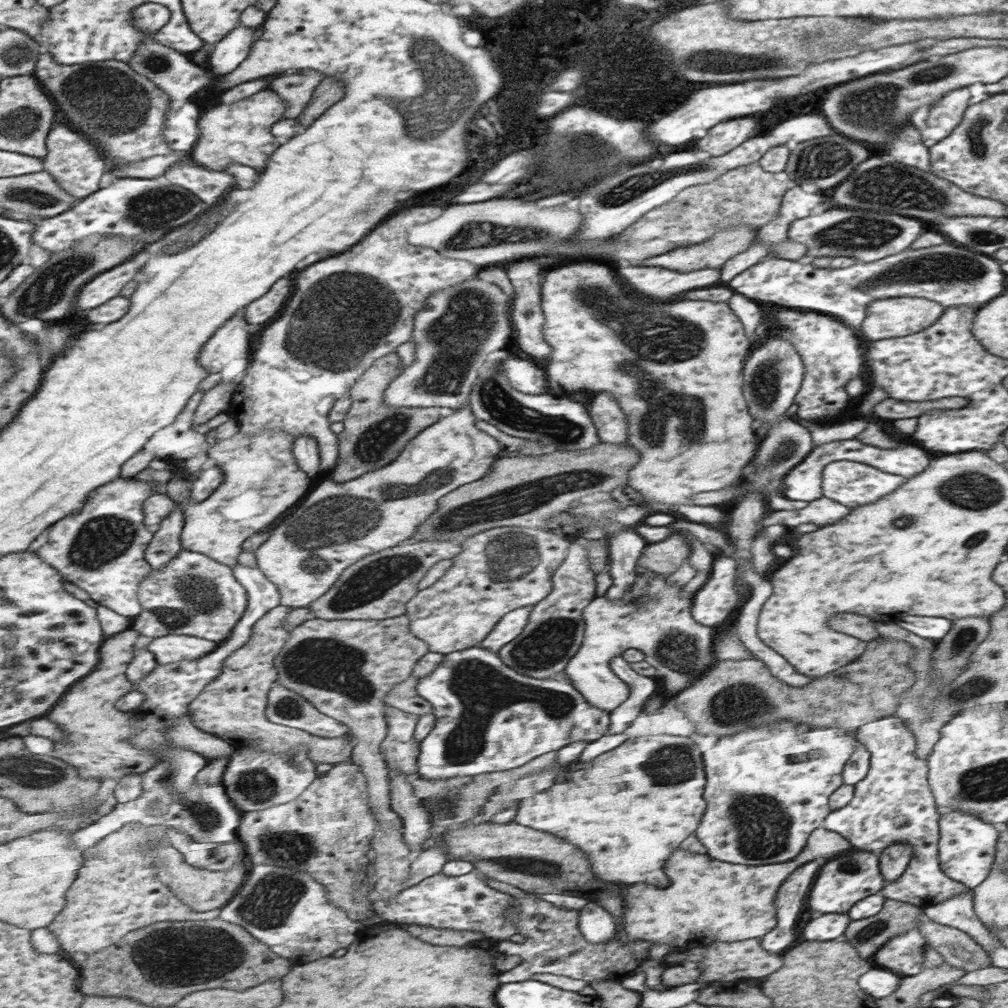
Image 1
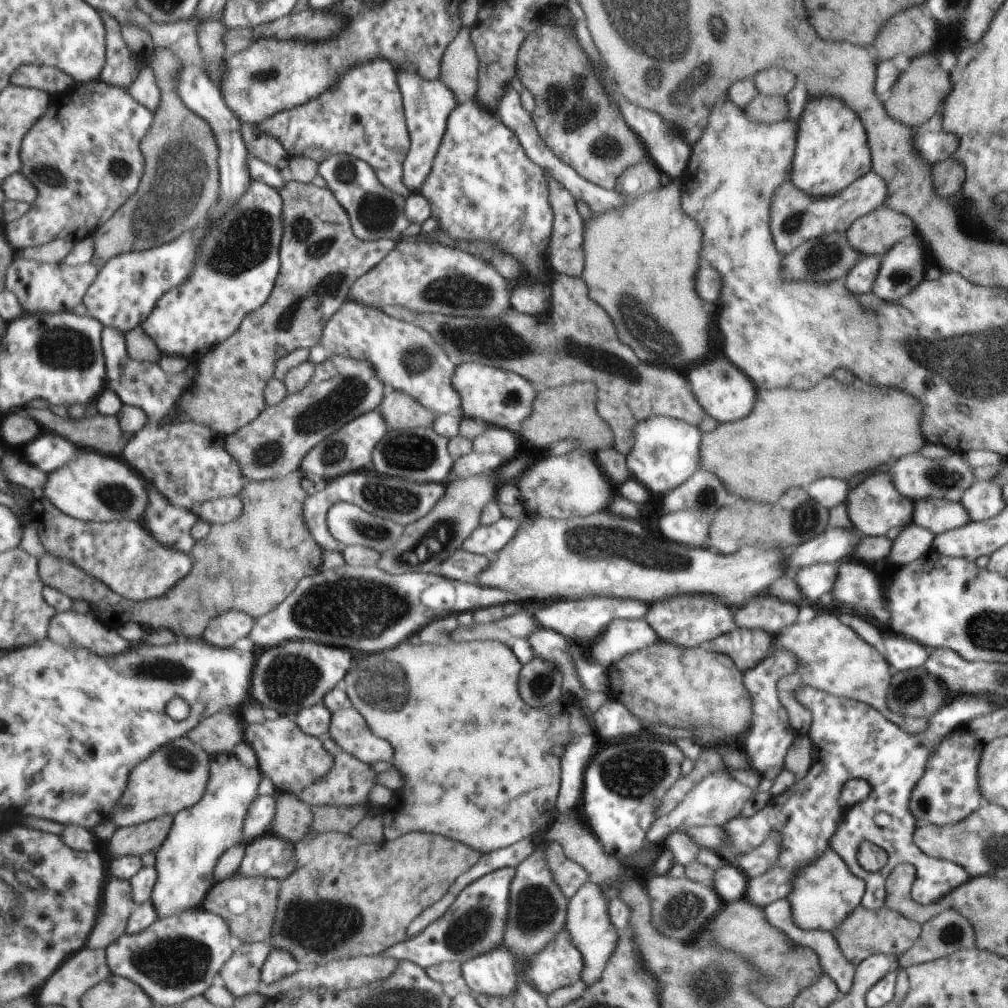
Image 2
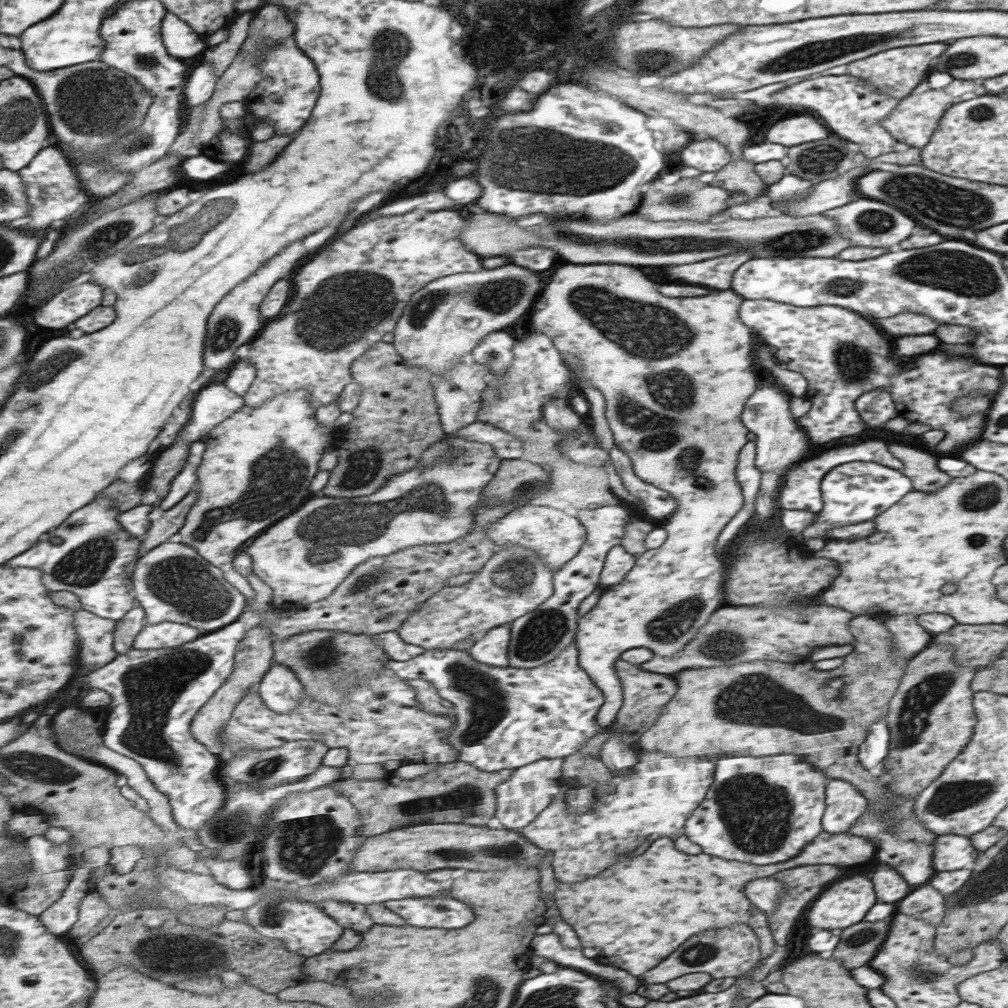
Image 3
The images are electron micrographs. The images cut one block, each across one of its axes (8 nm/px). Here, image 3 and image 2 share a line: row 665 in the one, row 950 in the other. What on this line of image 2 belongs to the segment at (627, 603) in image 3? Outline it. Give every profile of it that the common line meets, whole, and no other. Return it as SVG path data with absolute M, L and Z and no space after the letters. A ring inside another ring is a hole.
M589 881L579 886L579 890L568 898L565 930L569 932L573 943L584 956L583 974L580 975L580 979L586 985L596 983L600 979L608 959L615 953L615 946L619 942L620 932L611 921L606 899L601 885Z

